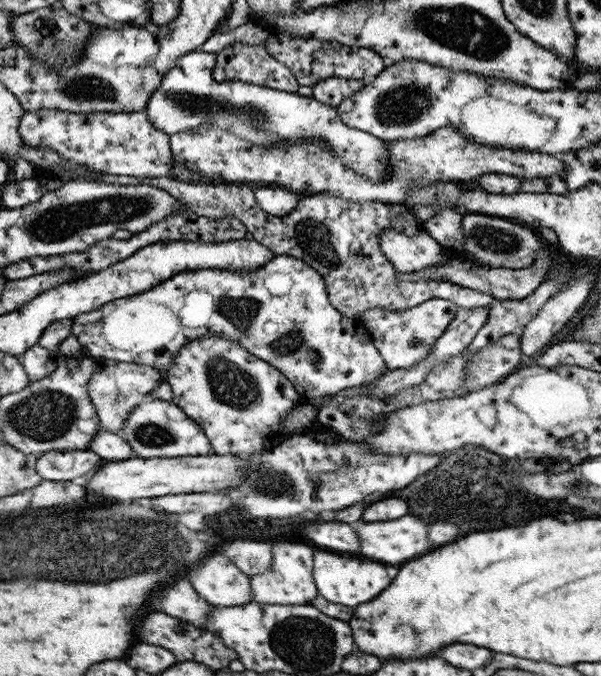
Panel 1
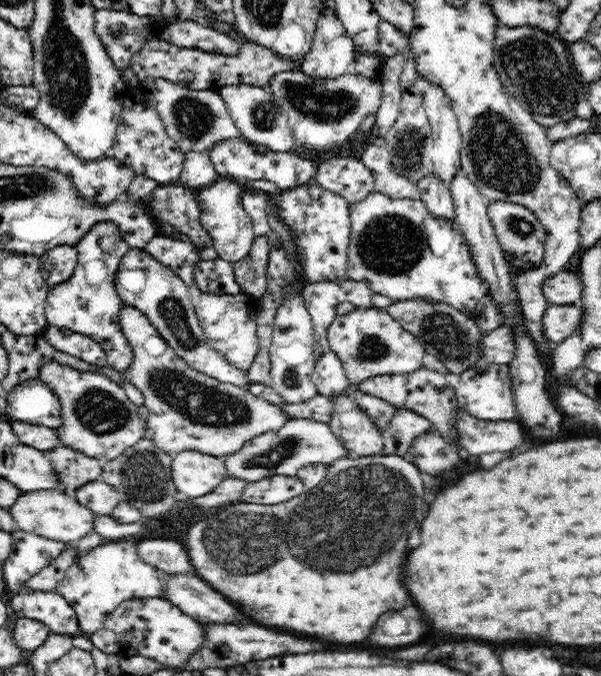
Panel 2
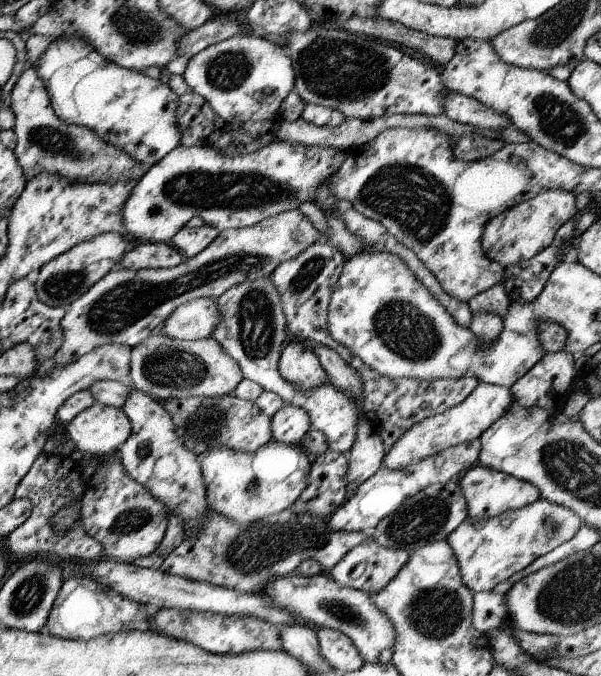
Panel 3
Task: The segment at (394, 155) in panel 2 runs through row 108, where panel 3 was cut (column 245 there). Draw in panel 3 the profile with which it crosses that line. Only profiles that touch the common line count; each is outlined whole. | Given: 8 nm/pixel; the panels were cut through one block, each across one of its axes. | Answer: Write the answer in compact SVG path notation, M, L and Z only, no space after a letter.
M234 394L222 397L187 397L186 399L169 399L164 408L173 418L178 439L184 442L188 451L197 456L206 449L225 447L232 451L254 453L270 440L272 420L263 414L254 401L244 401Z

